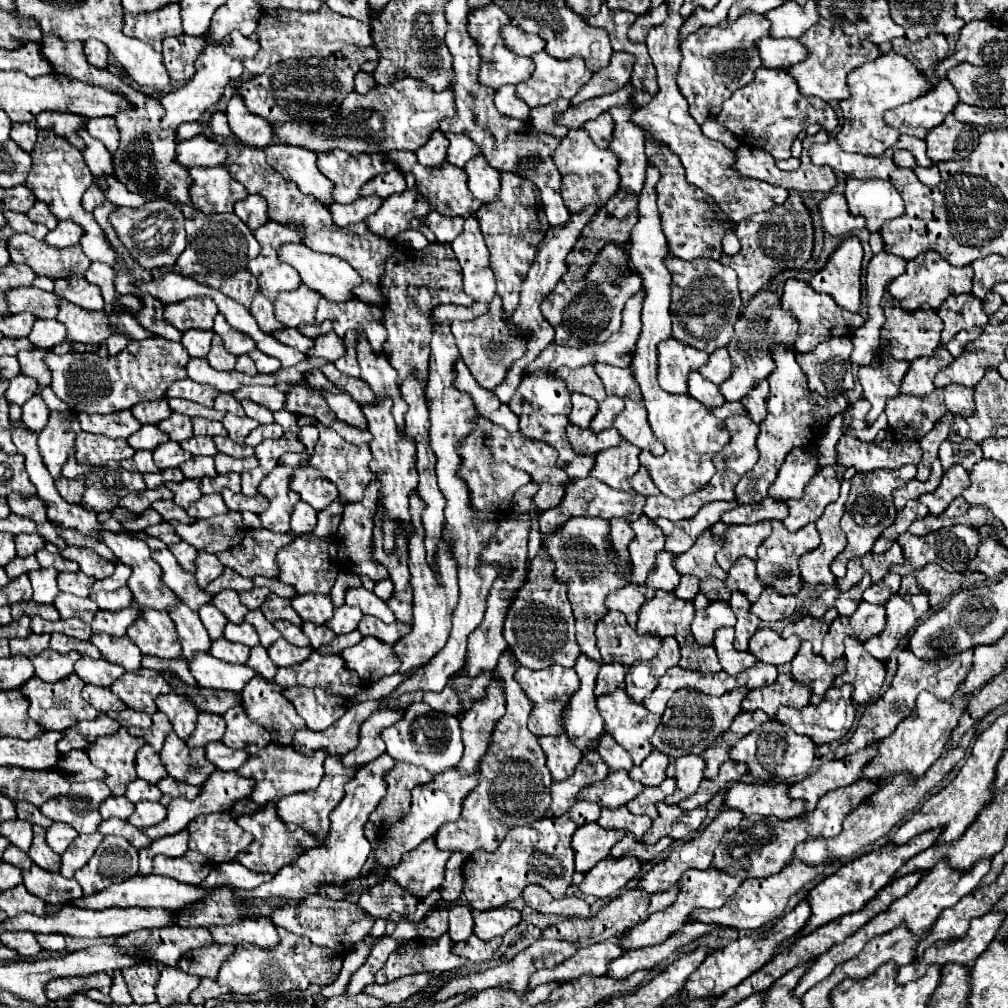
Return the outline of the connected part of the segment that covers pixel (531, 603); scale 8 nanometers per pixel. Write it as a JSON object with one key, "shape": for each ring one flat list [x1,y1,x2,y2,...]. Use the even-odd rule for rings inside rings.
{"shape":[[545,548,531,560,527,580,505,618,503,636,519,664,529,670,543,670,553,664,573,668,581,654,575,640,575,616,567,598,567,588,555,578,555,564]]}

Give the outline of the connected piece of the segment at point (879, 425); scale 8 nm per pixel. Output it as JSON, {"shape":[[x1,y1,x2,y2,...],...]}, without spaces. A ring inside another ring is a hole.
{"shape":[[859,398,857,402,851,402,845,410,843,410,843,434,845,436,853,436,861,442,871,442,879,430,883,430,887,426,885,414,881,414,875,424,869,428,865,422,865,416,869,412,869,404,865,398]]}

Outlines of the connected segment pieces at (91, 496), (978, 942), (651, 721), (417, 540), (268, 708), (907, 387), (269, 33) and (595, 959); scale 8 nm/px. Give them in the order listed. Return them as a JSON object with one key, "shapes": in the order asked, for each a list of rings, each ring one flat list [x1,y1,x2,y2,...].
{"shapes":[[[111,460,103,466,93,466,91,474,85,476,85,492,81,498,81,506,93,512,105,512,117,508,119,500,129,492,145,490,143,474,125,470,119,462]],[[989,912,985,916,979,916,977,920,971,920,967,934,951,942,933,944,925,950,925,960,933,960,933,964,939,966,945,966,947,962,959,962,967,966,973,964,977,956,981,956,981,952,985,952,985,948,991,944,1003,920,1003,912]],[[617,688,611,694,605,694,601,698,597,698,597,710,605,720,605,732,611,734,611,738,621,744,633,758,633,762,639,766,649,754,651,754,651,744,649,744,649,736,655,732,655,728,661,722,661,716,649,712,643,704,633,704,629,700,629,696,625,696,623,688]],[[417,492,411,496,411,516,413,516,413,536,409,540,409,572,411,572,411,586,413,586,413,624,411,624,411,634,401,638,397,644,393,644,393,652,399,658,401,666,397,672,405,674,409,670,417,670,421,664,427,664,447,642,449,632,451,632,451,616,459,600,459,590,457,590,457,564,453,558,449,558,449,544,441,540,437,548,437,568,441,574,441,584,435,580,433,568,425,560,425,546,423,546,423,532,421,532,421,512,423,504]],[[255,676,245,686,245,692,241,692,241,706,249,712,253,722,261,724,271,734,271,742,291,744,293,732,305,728,293,704,283,696,283,688,261,676]],[[939,348,931,358,913,360,909,366,909,372,901,382,901,392,913,394,913,396,927,396,929,392,935,390,933,386,935,374,941,368,947,368,949,362,953,362,953,356,945,348]],[[321,4,321,8,317,12,281,12,281,8,277,12,263,12,261,24,257,26,257,34,259,34,261,50,257,52,255,58,245,60,245,68,253,76,261,74,271,64,277,64,277,62,283,62,289,58,297,58,297,60,313,58,313,56,325,58,347,44,355,44,355,46,363,46,363,48,373,46,371,30,367,24,363,24,355,18,341,16,341,14,333,12,327,4]],[[613,936,605,942,591,944,587,948,579,948,571,958,555,966,553,970,539,970,531,976,529,988,533,990,539,984,549,984,549,982,575,982,583,974,589,976,603,976,607,972,607,964,621,956,625,950,619,948,621,936]]]}

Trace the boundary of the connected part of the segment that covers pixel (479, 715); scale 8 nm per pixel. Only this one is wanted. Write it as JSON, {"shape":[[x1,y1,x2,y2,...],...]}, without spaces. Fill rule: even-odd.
{"shape":[[491,680,489,692,483,700,475,702,469,712,465,712,461,730,463,730,463,744,465,752,457,770,461,774,475,774,479,770,481,758,489,750,491,734,505,714,505,696,501,692,501,680]]}

